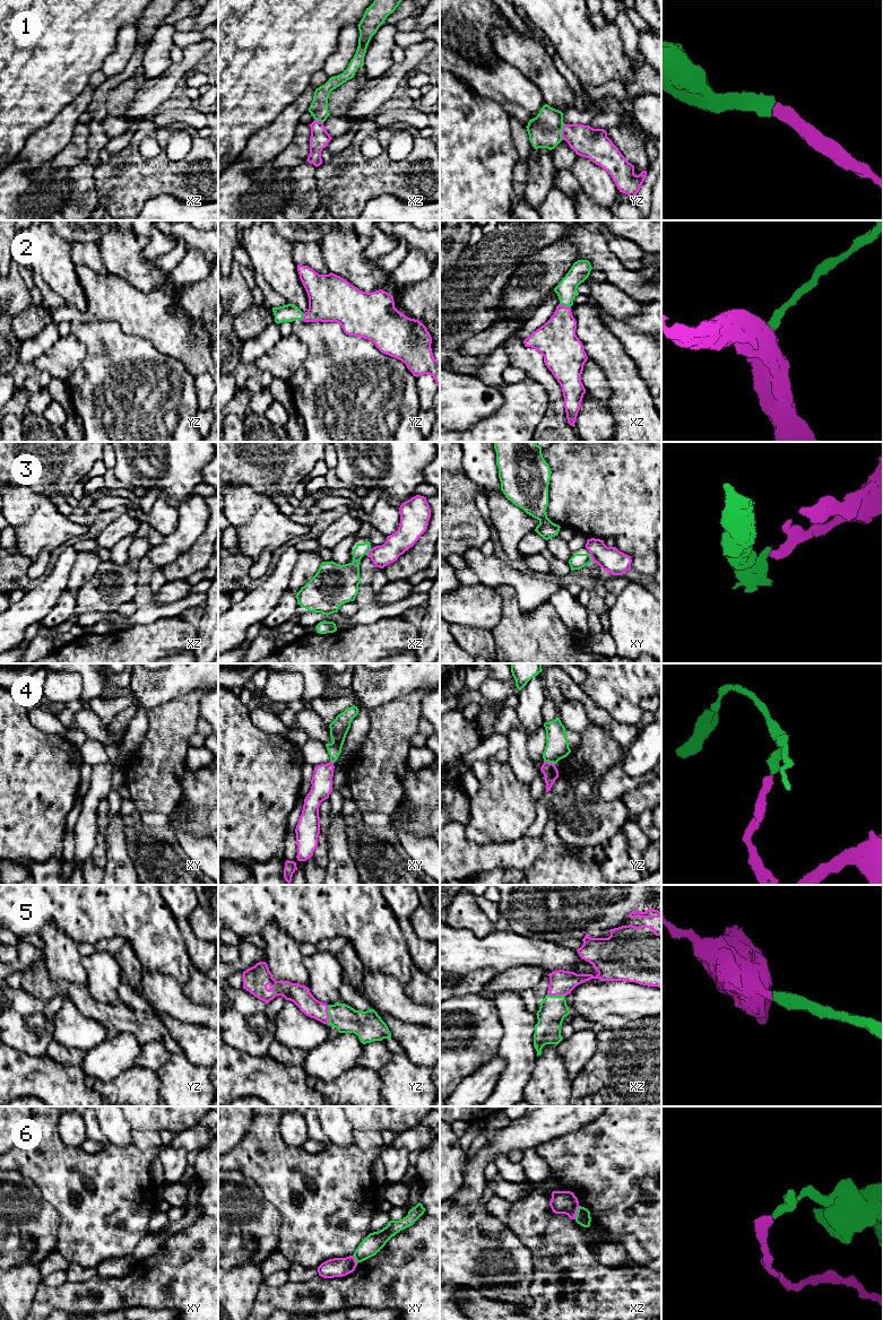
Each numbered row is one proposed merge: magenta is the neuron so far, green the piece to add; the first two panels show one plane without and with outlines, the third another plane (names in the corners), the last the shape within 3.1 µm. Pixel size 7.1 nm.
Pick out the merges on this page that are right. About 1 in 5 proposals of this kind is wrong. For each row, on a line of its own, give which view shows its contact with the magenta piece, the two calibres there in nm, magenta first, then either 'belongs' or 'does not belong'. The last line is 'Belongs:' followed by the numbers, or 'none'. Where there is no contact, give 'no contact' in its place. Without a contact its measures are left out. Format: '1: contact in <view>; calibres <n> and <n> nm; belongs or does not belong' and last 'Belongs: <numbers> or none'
1: contact in yz; calibres 220 and 240 nm; belongs
2: contact in xz; calibres 280 and 140 nm; belongs
3: contact in xy; calibres 180 and 110 nm; does not belong
4: contact in yz; calibres 110 and 160 nm; does not belong
5: contact in yz; calibres 140 and 190 nm; belongs
6: contact in xz; calibres 160 and 110 nm; does not belong
Belongs: 1, 2, 5

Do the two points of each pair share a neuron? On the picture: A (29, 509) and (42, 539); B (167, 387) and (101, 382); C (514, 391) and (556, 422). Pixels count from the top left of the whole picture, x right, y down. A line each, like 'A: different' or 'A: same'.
A: same
B: same
C: different

